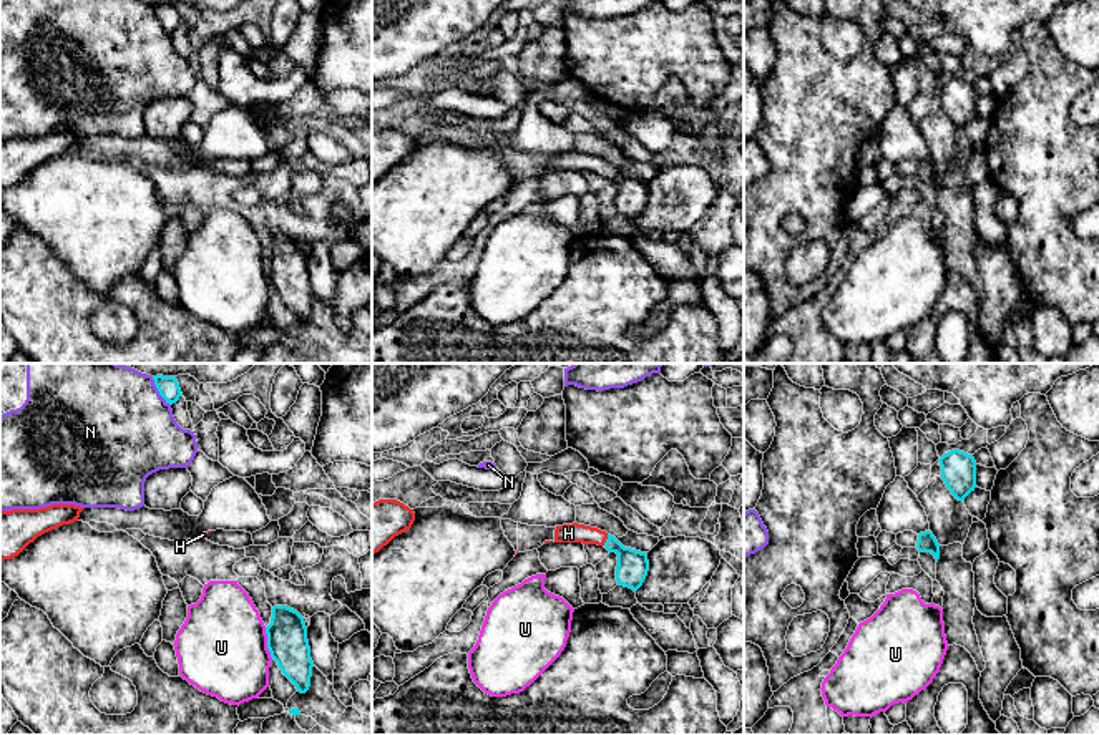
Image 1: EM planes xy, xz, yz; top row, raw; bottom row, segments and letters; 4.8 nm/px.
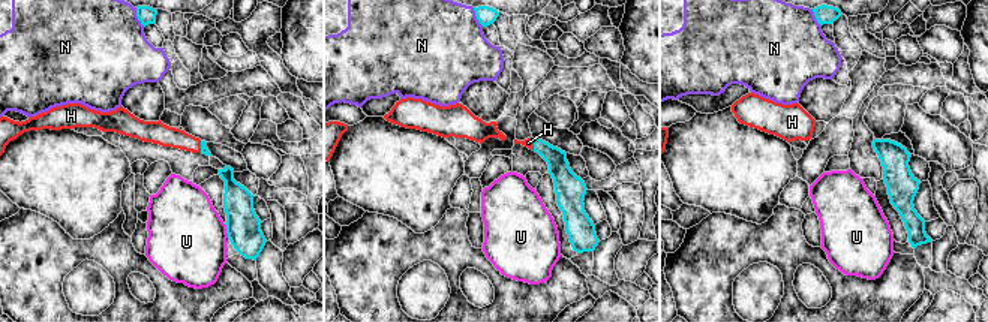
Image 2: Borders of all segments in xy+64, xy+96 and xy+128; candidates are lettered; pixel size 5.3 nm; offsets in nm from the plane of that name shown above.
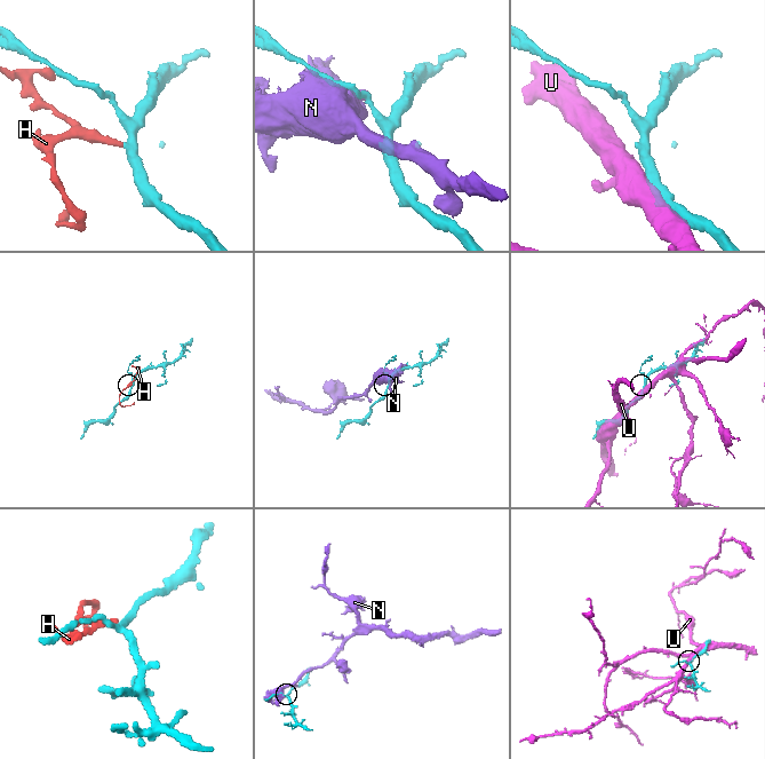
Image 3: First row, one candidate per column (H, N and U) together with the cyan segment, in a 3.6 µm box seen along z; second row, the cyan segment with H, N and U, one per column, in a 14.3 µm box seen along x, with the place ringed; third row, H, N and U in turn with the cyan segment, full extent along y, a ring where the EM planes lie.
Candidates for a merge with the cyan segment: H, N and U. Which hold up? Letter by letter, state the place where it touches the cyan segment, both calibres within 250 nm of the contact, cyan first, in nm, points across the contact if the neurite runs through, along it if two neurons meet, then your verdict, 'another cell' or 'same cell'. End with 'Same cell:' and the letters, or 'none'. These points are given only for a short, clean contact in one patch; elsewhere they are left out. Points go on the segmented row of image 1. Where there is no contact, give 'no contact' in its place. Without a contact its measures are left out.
H: meets cyan in xz at (606, 540); 150 nm thick on the cyan side, 100 nm on the other; runs through xz (633, 566), (606, 540), (568, 533); same cell
N: meets cyan in xy at (158, 390); 110 nm thick on the cyan side, 500 nm on the other; another cell
U: meets cyan in xy at (268, 642); 190 nm thick on the cyan side, 440 nm on the other; another cell
Same cell: H

